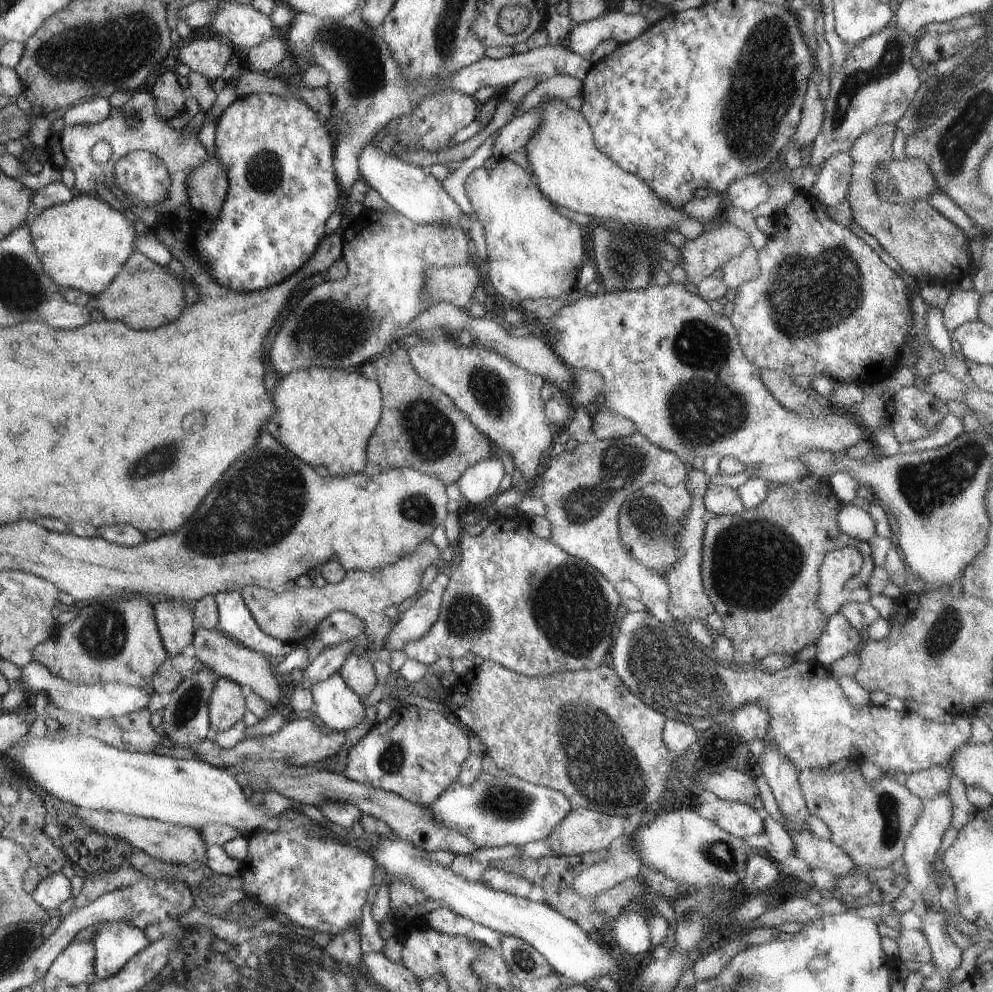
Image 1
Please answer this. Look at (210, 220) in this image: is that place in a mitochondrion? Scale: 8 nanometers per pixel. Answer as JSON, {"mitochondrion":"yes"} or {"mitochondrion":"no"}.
{"mitochondrion":"no"}

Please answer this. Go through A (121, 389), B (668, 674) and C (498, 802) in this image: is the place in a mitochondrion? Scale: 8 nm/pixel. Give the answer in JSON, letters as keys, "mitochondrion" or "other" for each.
{"A":"other","B":"mitochondrion","C":"mitochondrion"}

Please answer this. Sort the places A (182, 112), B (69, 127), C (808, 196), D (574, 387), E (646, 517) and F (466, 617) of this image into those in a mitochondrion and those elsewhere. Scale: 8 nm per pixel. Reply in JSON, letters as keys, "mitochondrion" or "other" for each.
{"A":"other","B":"other","C":"other","D":"other","E":"mitochondrion","F":"mitochondrion"}

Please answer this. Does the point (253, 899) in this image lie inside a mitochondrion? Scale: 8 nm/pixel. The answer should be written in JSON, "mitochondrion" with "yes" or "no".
{"mitochondrion":"no"}

